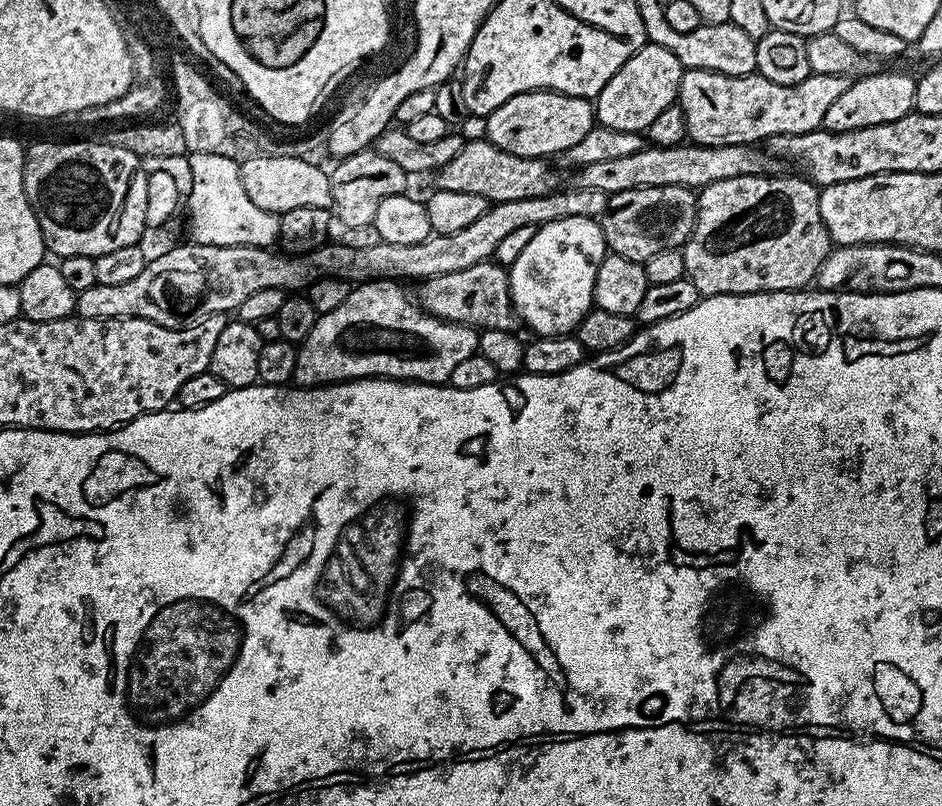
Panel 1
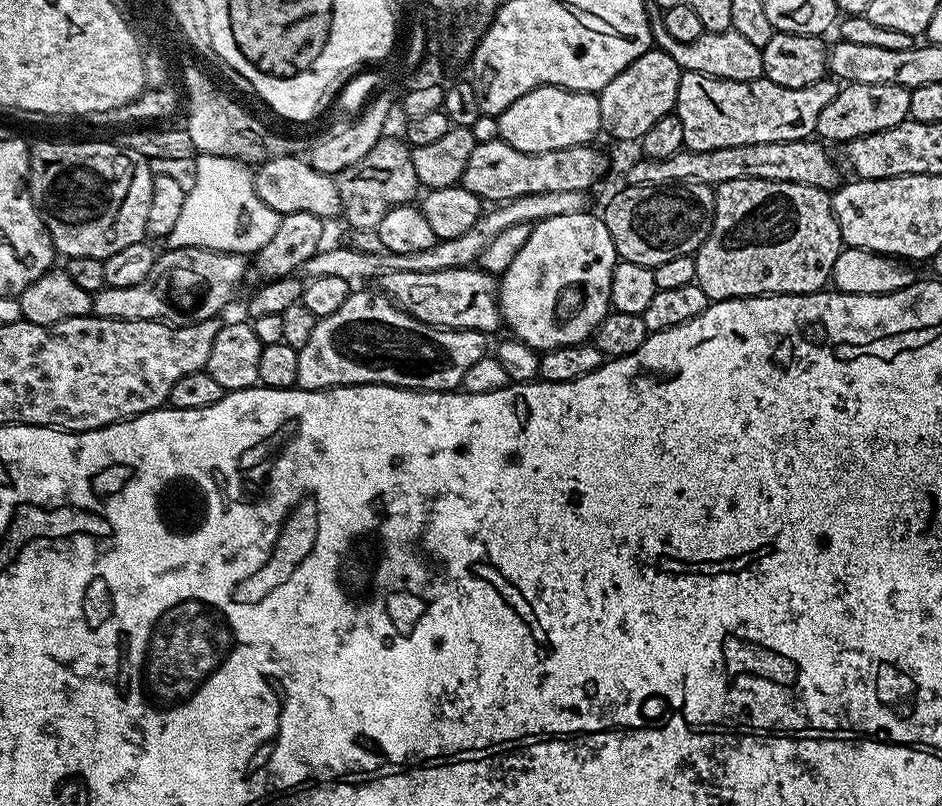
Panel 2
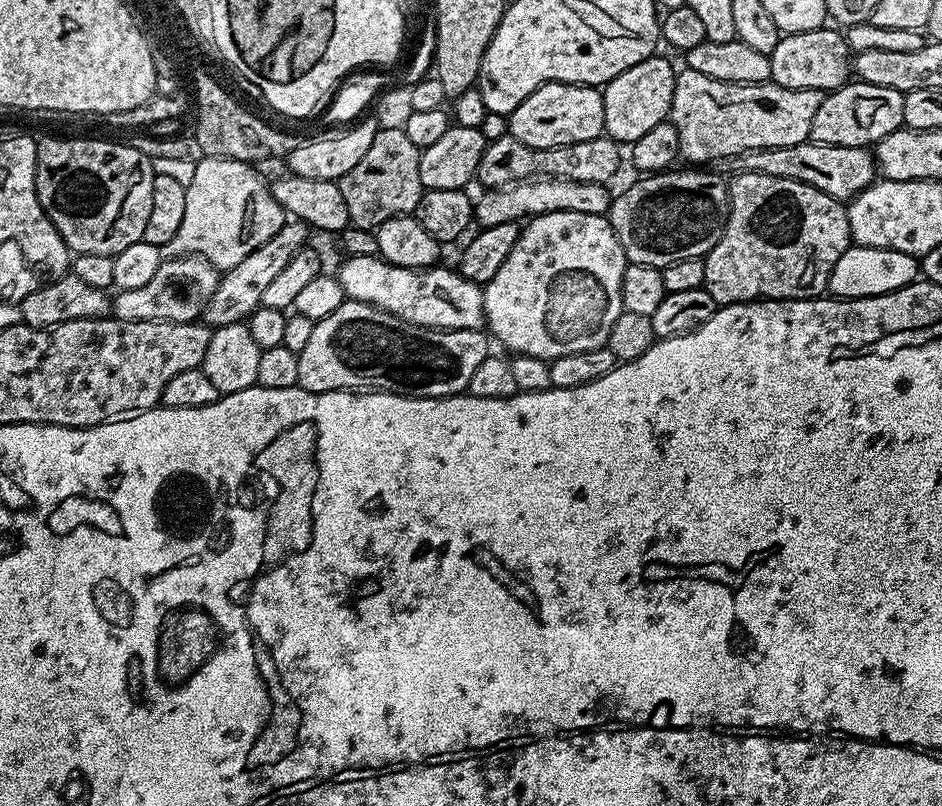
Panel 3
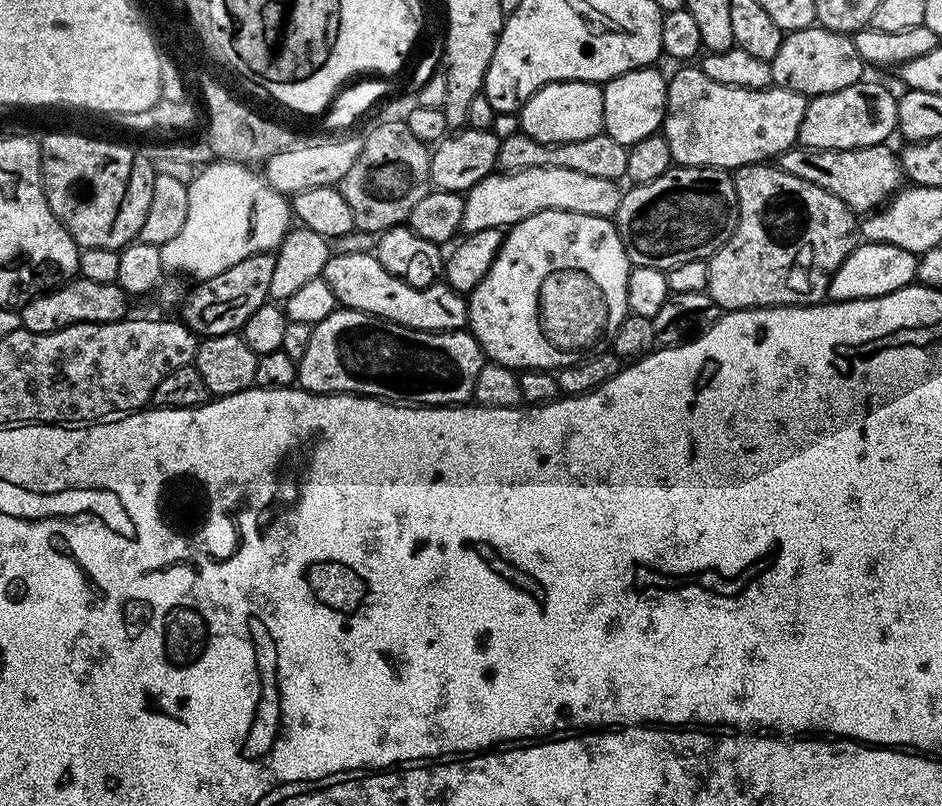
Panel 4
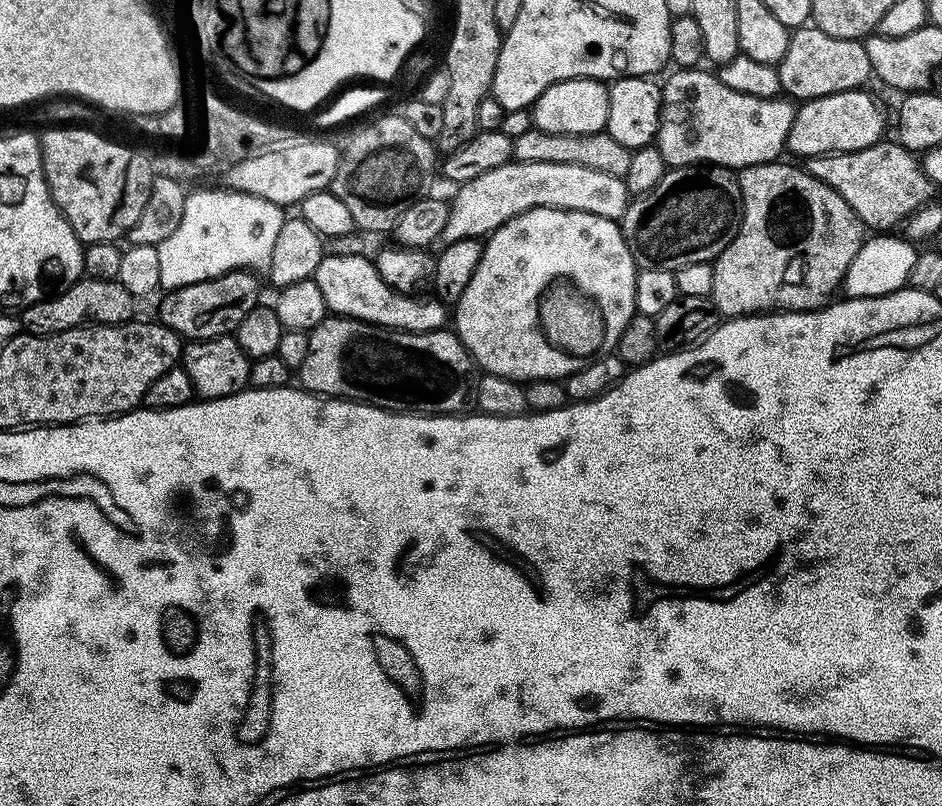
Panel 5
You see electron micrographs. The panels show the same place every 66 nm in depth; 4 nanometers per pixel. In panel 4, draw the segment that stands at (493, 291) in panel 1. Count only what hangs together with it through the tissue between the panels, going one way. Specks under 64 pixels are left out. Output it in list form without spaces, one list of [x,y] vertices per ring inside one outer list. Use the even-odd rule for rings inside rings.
[[[375,254],[329,255],[323,280],[334,290],[337,305],[362,310],[371,316],[389,320],[423,332],[454,332],[468,322],[468,301],[449,284],[437,282],[425,288],[415,288],[402,278],[394,278]]]

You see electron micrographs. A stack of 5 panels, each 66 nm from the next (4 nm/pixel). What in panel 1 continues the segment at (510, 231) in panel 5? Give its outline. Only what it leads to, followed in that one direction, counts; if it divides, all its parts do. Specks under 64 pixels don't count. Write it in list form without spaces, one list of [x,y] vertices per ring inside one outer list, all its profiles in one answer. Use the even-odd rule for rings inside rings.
[[[562,218],[555,220],[549,224],[542,224],[537,227],[534,238],[530,238],[530,242],[522,249],[522,254],[518,254],[518,258],[514,258],[514,262],[508,268],[508,281],[510,282],[510,294],[512,295],[512,305],[516,307],[516,315],[521,321],[524,320],[533,328],[536,336],[563,336],[571,333],[580,323],[587,312],[592,311],[594,307],[594,282],[598,270],[602,266],[605,256],[609,255],[608,243],[600,229],[599,219],[591,220],[590,218]]]

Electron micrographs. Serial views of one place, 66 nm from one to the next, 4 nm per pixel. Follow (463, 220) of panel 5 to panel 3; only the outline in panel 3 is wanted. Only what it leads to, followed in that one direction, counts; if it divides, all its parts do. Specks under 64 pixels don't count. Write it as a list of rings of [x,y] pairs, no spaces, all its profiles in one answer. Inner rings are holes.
[[[555,176],[519,180],[517,184],[510,184],[507,188],[481,191],[480,200],[478,196],[474,204],[474,220],[480,228],[489,228],[502,222],[520,222],[525,218],[541,216],[543,212],[581,212],[603,216],[612,207],[613,197],[608,196],[608,190],[603,184],[558,180]]]

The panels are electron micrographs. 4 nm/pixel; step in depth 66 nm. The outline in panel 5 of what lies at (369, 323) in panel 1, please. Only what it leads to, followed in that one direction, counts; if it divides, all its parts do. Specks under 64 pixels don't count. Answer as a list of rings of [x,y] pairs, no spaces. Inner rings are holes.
[[[332,314],[308,333],[308,341],[310,350],[298,370],[298,384],[321,398],[343,398],[421,416],[460,414],[464,403],[469,403],[474,361],[455,331],[406,332]]]

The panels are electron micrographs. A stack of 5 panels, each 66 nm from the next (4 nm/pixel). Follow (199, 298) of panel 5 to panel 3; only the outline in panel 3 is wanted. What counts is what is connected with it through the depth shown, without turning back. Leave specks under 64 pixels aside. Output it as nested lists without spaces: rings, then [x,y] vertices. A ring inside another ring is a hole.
[[[297,220],[285,221],[272,238],[250,254],[246,254],[242,262],[238,262],[221,275],[220,284],[214,290],[214,294],[210,294],[210,298],[204,303],[203,323],[214,329],[247,321],[255,308],[261,307],[262,294],[270,286],[272,279],[286,268],[294,254],[303,251],[311,234],[307,224]]]

